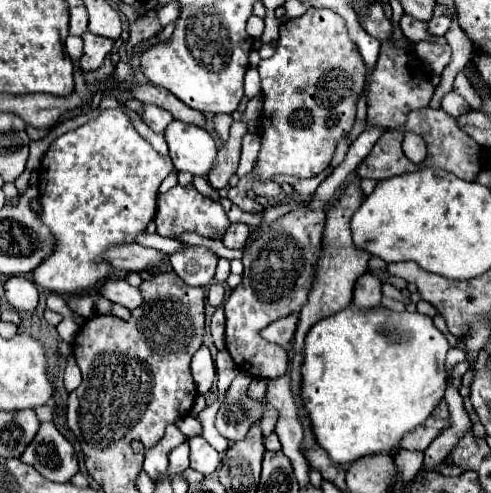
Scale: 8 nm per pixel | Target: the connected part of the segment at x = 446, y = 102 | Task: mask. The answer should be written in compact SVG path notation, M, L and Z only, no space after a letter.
M447 92L445 96L443 96L443 100L441 100L441 108L447 112L447 114L451 114L453 118L457 118L457 116L461 116L461 114L465 114L465 112L469 112L471 108L469 108L469 104L457 94L457 92Z

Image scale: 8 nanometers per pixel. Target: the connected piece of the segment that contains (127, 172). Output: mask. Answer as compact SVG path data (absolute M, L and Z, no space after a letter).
M121 108L105 110L83 126L59 136L45 152L39 170L41 220L53 232L57 246L33 272L35 284L57 294L79 294L105 280L113 268L107 262L101 262L101 254L111 246L135 242L135 236L147 228L155 216L157 190L171 172L171 158L157 154L153 146L141 138L131 118Z

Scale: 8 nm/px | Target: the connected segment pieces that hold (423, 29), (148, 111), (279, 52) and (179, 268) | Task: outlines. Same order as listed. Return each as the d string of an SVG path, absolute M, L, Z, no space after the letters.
M403 14L399 24L401 24L403 34L405 34L409 40L419 42L419 40L429 40L429 38L435 38L435 36L431 36L431 34L427 32L427 24L425 24L425 22L421 22L421 20L417 20L417 18L409 16L409 14Z
M145 104L143 110L139 112L139 116L153 132L159 132L159 134L163 134L165 126L173 120L173 116L167 110L163 110L159 106L153 106L153 104Z
M309 8L303 16L281 24L279 34L281 38L275 54L267 60L261 60L257 68L261 74L261 88L265 98L261 114L265 124L265 138L259 152L261 174L257 178L271 180L277 174L313 178L331 164L339 140L353 128L357 100L365 88L367 68L355 42L347 34L345 20L333 10Z
M185 246L183 252L169 254L171 268L189 286L207 286L213 282L219 256L203 246Z

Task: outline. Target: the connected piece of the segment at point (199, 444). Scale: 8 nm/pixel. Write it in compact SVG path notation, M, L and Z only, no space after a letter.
M195 436L189 440L189 446L191 446L191 468L201 472L203 476L209 476L213 474L219 464L221 464L221 458L217 454L215 448L211 448L203 436Z

